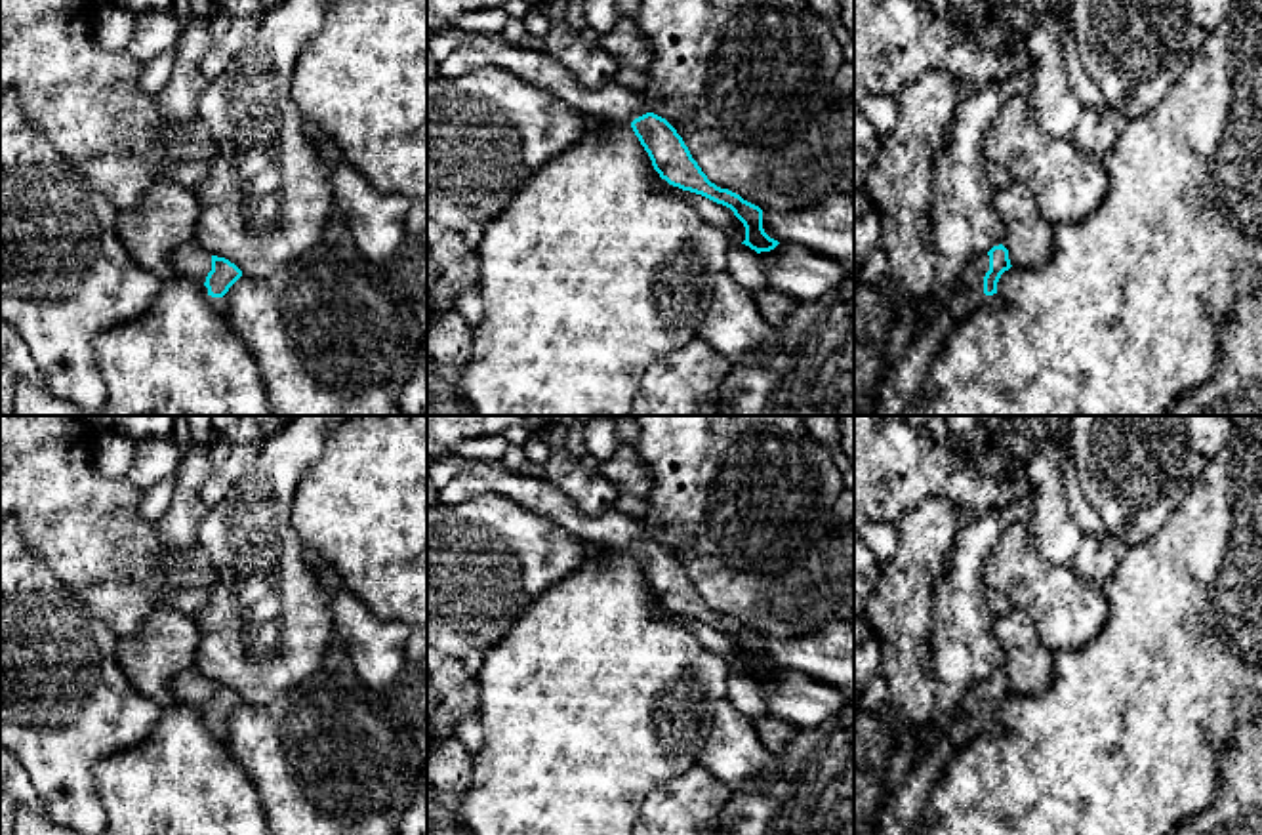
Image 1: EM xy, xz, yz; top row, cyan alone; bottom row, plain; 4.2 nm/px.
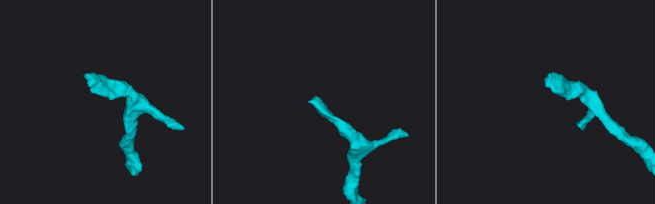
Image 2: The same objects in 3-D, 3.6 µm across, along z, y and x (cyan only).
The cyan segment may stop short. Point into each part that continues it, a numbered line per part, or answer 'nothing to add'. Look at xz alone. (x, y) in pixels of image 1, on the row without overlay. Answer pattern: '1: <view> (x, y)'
1: xz (614, 530)

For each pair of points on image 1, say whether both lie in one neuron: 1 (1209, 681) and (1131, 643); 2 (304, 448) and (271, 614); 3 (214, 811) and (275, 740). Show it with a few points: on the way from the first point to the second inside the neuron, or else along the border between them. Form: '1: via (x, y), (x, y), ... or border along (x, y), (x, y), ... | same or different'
1: via (1190, 672), (1158, 670), (1150, 662) | same
2: via (267, 490), (258, 500), (258, 559), (262, 572) | same
3: border along (225, 746), (252, 780), (264, 814) | different

